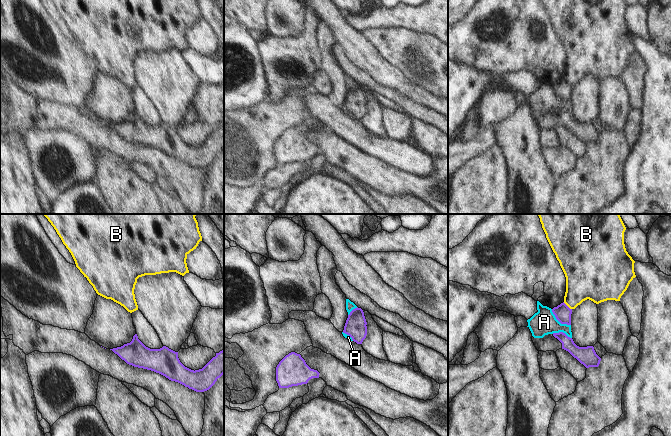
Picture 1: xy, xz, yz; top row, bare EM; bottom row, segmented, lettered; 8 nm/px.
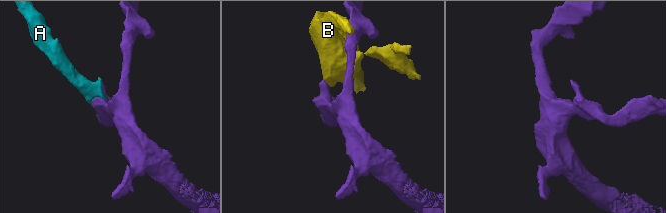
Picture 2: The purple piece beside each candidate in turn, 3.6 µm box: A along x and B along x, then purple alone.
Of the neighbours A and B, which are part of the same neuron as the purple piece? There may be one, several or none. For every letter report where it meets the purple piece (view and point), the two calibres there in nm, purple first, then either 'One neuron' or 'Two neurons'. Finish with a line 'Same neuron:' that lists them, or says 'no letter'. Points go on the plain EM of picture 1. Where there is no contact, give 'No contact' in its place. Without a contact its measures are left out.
A: Touches purple at yz (559, 97). Thickness 140 nm (purple) against 200 nm. Two neurons
B: Touches purple at yz (566, 81). Thickness 140 nm (purple) against 300 nm. Two neurons
Same neuron: no letter

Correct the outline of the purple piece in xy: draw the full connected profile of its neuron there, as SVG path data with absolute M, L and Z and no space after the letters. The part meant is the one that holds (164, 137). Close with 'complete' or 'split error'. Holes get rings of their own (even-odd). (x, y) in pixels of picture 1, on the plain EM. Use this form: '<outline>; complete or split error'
M137 110L130 119L110 126L129 141L159 149L196 168L209 166L224 150L224 125L216 129L202 145L195 147L180 138L178 128L166 122L150 125L138 115Z; complete

